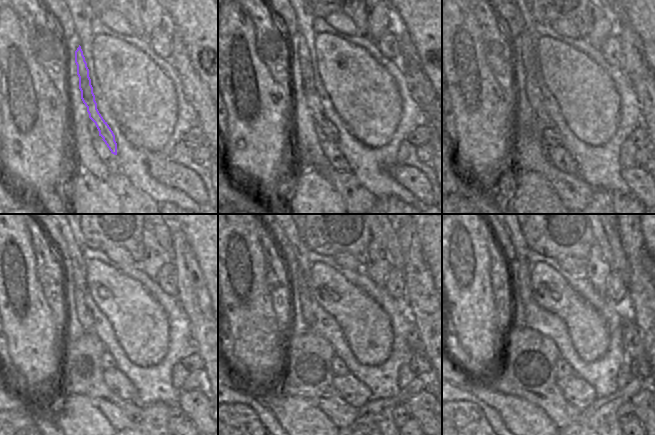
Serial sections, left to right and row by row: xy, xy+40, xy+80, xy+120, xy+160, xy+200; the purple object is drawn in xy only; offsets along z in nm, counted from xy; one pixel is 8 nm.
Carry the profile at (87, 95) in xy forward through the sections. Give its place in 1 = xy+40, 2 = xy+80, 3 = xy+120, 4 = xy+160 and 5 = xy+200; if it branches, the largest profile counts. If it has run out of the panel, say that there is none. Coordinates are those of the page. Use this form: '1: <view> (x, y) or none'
1: xy+40 (309, 89)
2: xy+80 (532, 89)
3: xy+120 (79, 263)
4: xy+160 (300, 250)
5: xy+200 (521, 248)

